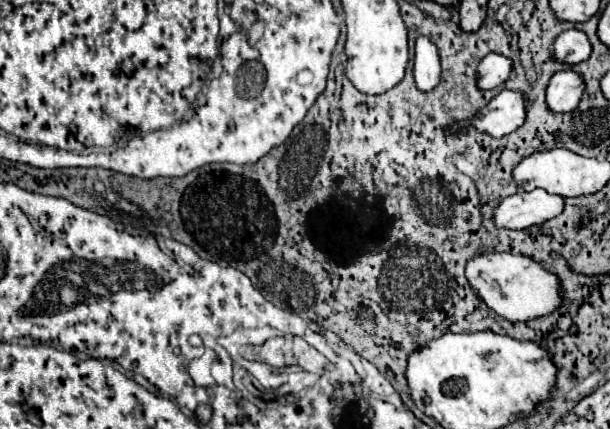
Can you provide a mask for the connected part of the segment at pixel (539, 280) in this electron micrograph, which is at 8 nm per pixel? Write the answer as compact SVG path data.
M488 253L478 255L468 261L466 277L478 297L498 315L508 321L530 321L544 317L562 303L562 283L560 277L544 267L544 263L528 255L512 253Z

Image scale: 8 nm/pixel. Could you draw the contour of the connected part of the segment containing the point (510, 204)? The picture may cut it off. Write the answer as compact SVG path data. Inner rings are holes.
M544 189L518 191L494 209L494 221L506 229L528 229L560 215L562 209L564 197L560 195L550 195Z

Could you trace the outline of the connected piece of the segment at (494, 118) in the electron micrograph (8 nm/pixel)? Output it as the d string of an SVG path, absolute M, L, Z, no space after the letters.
M504 89L472 121L478 131L492 137L514 133L526 121L526 97L520 91Z

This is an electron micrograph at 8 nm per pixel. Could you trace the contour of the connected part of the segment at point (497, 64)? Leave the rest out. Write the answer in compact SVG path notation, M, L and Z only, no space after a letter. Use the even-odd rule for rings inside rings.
M490 53L478 65L478 87L494 89L502 85L512 73L512 61L506 55Z

